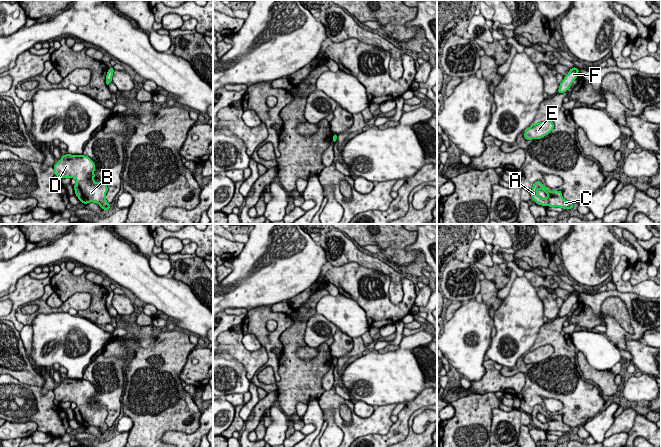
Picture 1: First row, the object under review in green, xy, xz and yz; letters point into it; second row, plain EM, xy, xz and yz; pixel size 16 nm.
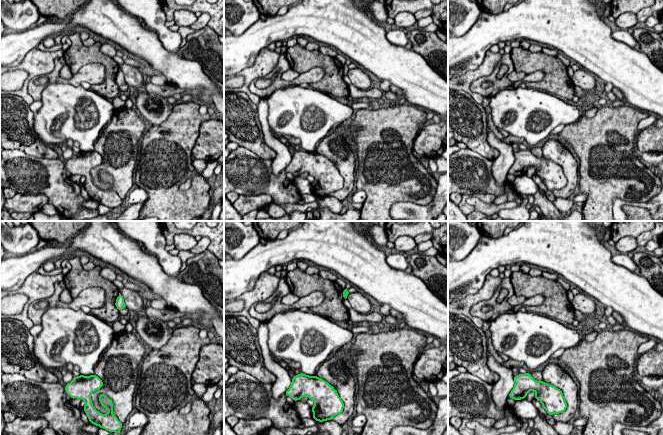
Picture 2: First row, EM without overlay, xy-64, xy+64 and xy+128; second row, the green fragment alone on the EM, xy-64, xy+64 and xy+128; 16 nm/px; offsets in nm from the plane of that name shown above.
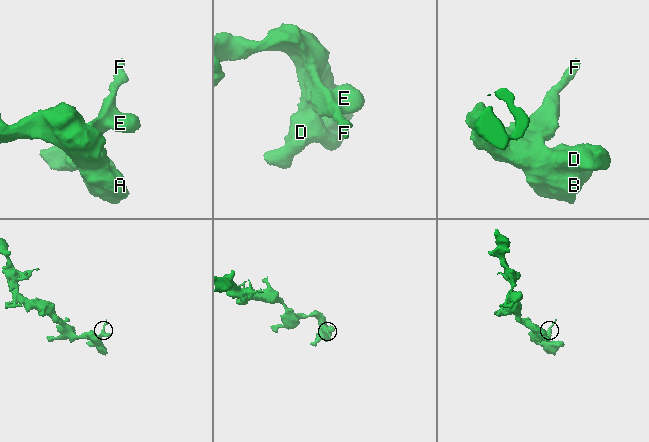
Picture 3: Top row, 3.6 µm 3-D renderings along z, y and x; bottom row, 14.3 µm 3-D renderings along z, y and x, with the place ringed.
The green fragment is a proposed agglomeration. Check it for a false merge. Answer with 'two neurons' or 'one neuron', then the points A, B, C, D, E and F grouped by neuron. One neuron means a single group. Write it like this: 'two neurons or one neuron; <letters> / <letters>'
one neuron; A B C D E F

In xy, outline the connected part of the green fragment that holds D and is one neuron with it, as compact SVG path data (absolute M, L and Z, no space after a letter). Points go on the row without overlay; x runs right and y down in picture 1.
M66 378L54 388L54 398L60 402L74 402L77 406L73 410L75 419L83 427L98 427L103 434L110 433L105 420L108 415L105 406L94 406L95 387L85 379Z

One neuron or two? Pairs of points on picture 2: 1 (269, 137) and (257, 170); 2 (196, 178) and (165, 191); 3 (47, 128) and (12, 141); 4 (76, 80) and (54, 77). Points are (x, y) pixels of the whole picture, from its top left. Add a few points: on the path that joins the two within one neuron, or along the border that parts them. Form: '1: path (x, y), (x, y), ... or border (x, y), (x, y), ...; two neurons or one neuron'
1: border (271, 160), (271, 171), (277, 175); two neurons
2: path (188, 175), (179, 175), (171, 183); one neuron
3: border (33, 114), (33, 129), (45, 144); two neurons
4: path (71, 81), (59, 79); one neuron

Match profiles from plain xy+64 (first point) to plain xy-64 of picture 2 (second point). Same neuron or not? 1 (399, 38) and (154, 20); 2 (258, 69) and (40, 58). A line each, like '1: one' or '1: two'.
1: one
2: one

